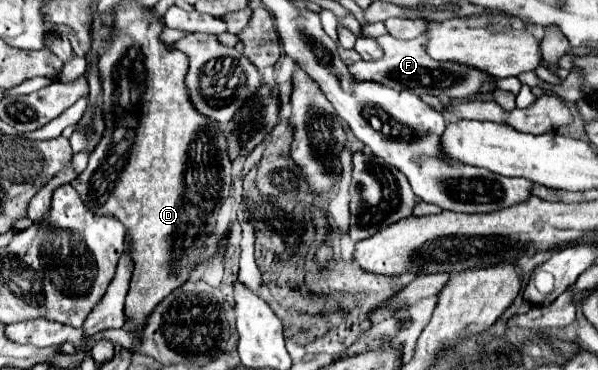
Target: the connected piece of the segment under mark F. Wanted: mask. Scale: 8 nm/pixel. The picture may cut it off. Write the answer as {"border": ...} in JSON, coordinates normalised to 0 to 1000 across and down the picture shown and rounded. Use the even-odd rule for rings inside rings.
{"border":[[[644,92],[644,97],[637,97],[637,130],[644,141],[640,157],[630,168],[600,162],[600,168],[587,173],[584,189],[590,189],[590,211],[637,222],[657,243],[691,243],[701,259],[727,254],[727,259],[747,259],[754,270],[784,270],[791,259],[798,259],[804,249],[808,227],[814,227],[814,222],[828,222],[828,238],[841,238],[858,254],[868,249],[871,222],[865,211],[824,211],[821,200],[814,200],[808,189],[794,189],[788,178],[774,178],[774,173],[761,173],[761,168],[731,168],[731,162],[717,157],[717,146],[711,141],[711,114],[714,114],[711,92],[704,92],[701,103],[691,103],[691,108],[664,108],[664,103]]]}

